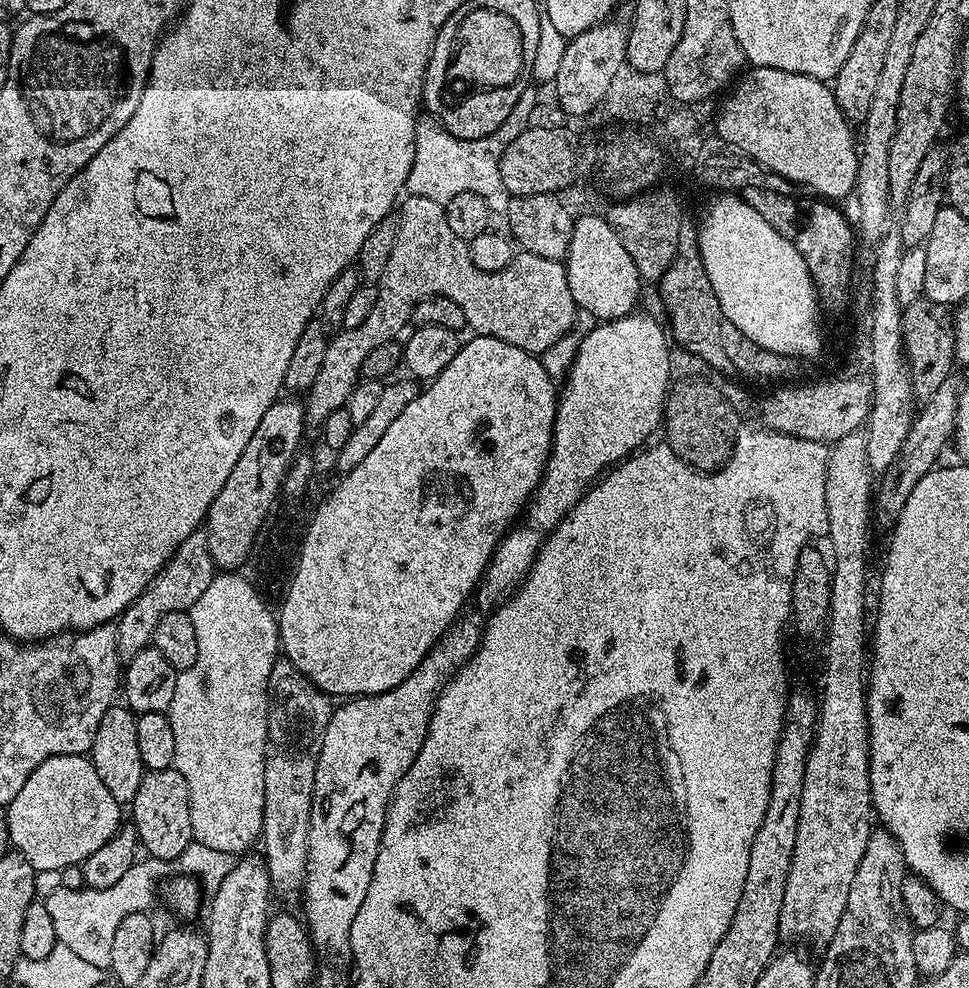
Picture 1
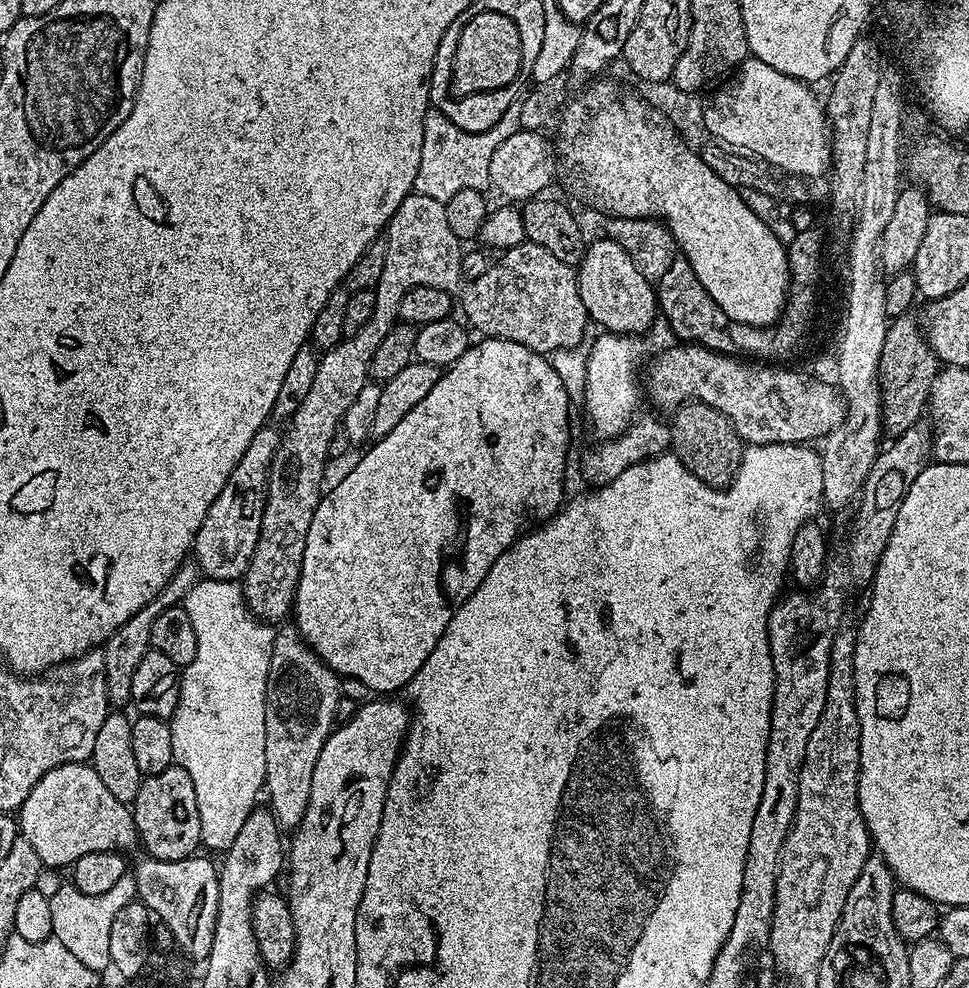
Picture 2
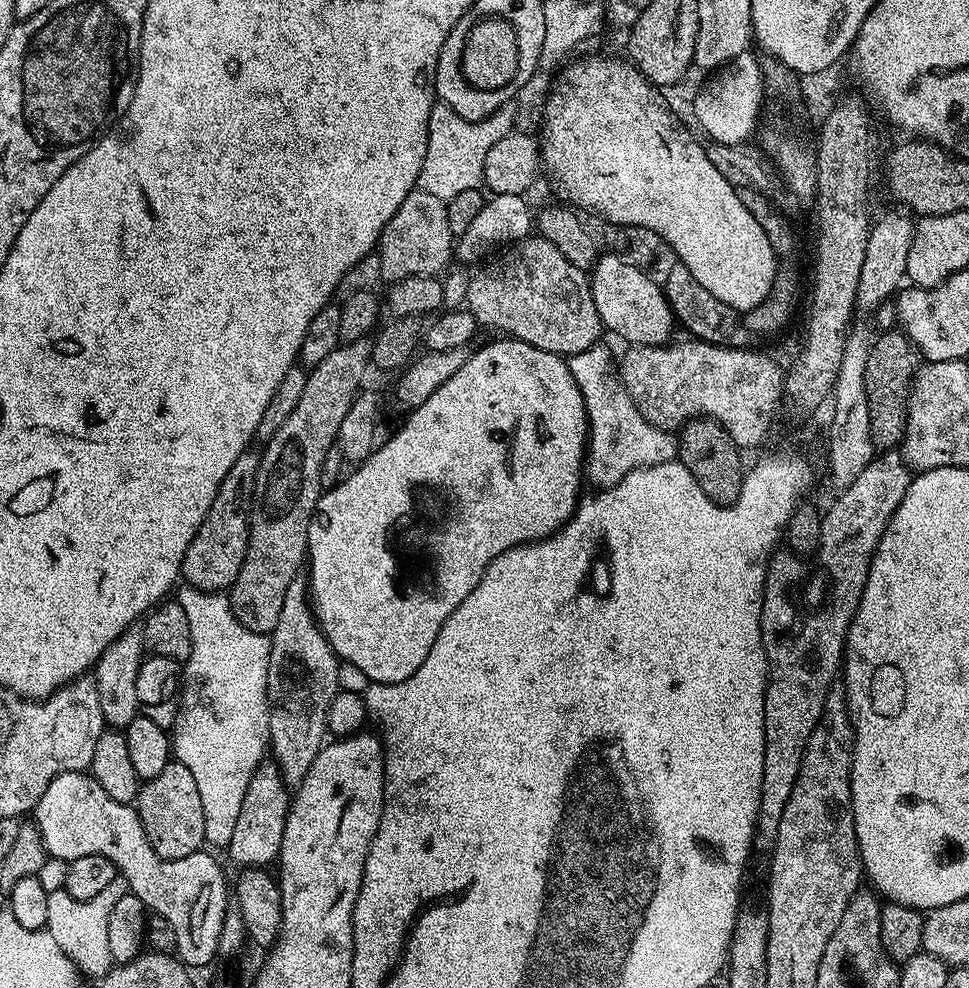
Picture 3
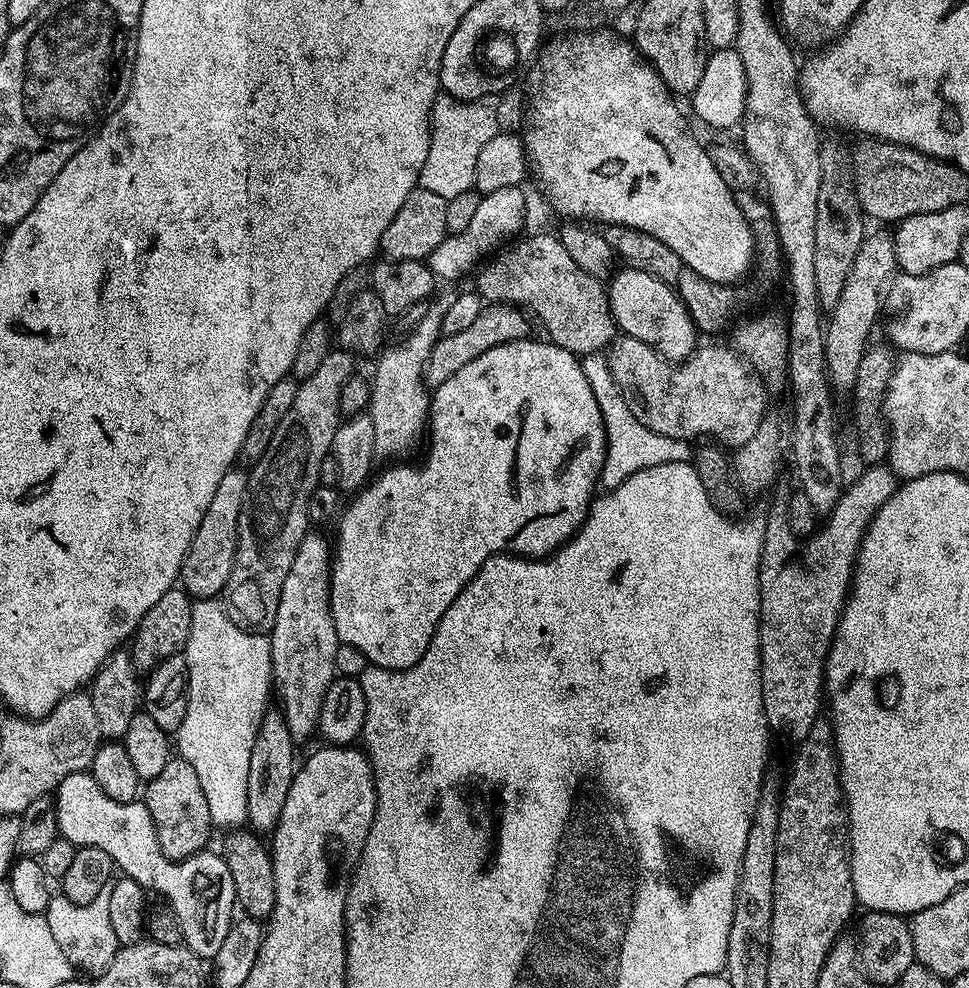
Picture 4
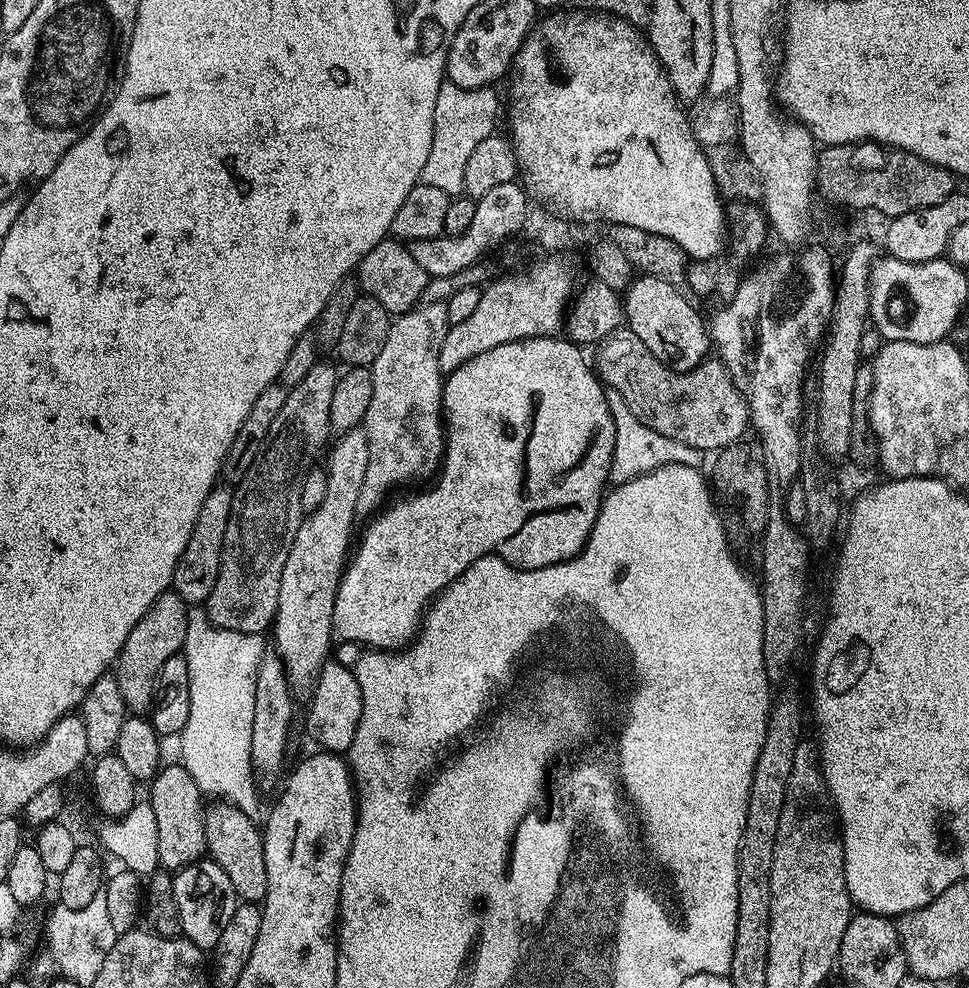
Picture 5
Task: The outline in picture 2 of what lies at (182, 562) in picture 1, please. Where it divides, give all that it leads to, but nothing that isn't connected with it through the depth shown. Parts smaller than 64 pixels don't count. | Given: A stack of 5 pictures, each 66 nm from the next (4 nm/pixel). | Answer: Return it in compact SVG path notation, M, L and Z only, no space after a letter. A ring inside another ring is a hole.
M195 563L181 564L178 571L170 578L168 585L151 602L142 606L142 610L138 610L138 614L134 614L134 618L130 618L130 622L122 622L122 626L118 626L118 630L114 630L112 637L104 641L102 651L106 662L106 694L109 705L124 706L120 704L127 705L131 701L130 685L134 682L134 670L138 670L138 662L142 662L142 658L150 651L152 643L150 630L154 626L154 618L158 618L158 614L162 614L162 610L177 607L184 601L188 591L196 585L197 579L198 569Z

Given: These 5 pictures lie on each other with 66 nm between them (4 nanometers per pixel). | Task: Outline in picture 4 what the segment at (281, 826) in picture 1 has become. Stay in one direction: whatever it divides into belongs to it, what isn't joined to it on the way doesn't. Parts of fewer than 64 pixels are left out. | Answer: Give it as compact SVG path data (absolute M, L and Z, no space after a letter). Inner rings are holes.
M309 534L302 538L298 546L298 554L294 554L294 562L290 566L290 574L286 574L286 582L282 582L282 598L278 602L278 614L274 618L274 626L270 633L272 642L272 688L274 696L280 699L278 710L284 715L284 721L293 741L300 742L317 731L319 715L322 711L326 692L338 676L336 671L336 651L342 648L336 637L332 621L332 603L328 601L330 573L332 570L333 549L320 536Z

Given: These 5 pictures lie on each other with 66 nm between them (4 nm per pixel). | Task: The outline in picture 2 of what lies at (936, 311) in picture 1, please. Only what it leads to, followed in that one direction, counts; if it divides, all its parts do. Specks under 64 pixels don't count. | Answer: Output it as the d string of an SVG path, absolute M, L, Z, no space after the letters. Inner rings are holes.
M912 314L897 316L886 330L880 359L880 419L885 437L906 434L910 426L921 423L928 403L928 394L938 371L934 350L928 344L921 325Z

